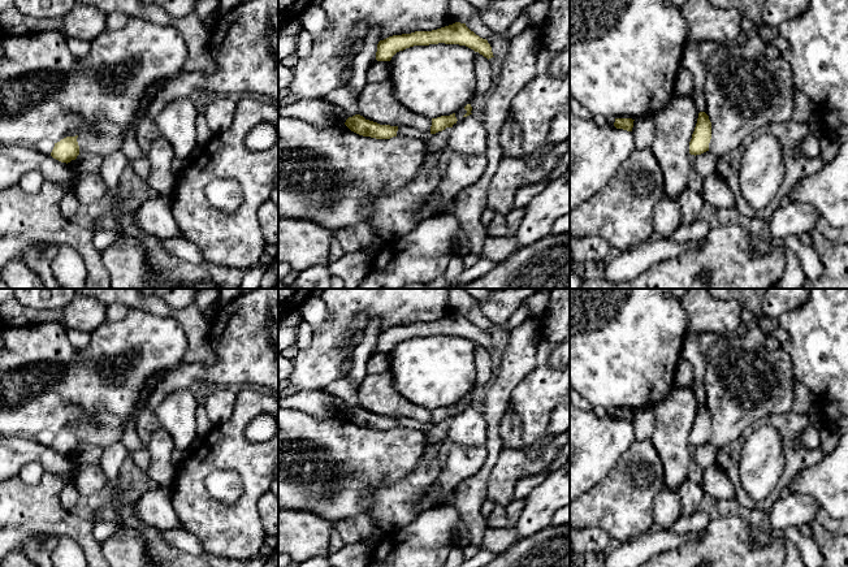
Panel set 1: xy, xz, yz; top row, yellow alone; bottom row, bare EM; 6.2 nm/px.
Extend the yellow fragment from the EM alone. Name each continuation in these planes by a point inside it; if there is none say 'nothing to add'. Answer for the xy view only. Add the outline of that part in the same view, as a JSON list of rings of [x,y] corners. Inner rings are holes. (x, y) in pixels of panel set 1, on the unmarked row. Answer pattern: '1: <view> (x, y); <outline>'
nothing to add

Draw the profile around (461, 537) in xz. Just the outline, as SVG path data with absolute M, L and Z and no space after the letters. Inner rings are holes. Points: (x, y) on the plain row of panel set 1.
M460 518L458 523L454 525L451 531L451 536L453 536L454 545L458 546L459 549L463 549L467 545L470 545L468 529Z

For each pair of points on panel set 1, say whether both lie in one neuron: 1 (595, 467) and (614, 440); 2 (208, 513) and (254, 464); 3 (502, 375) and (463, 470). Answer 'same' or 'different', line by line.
1: same
2: same
3: different

